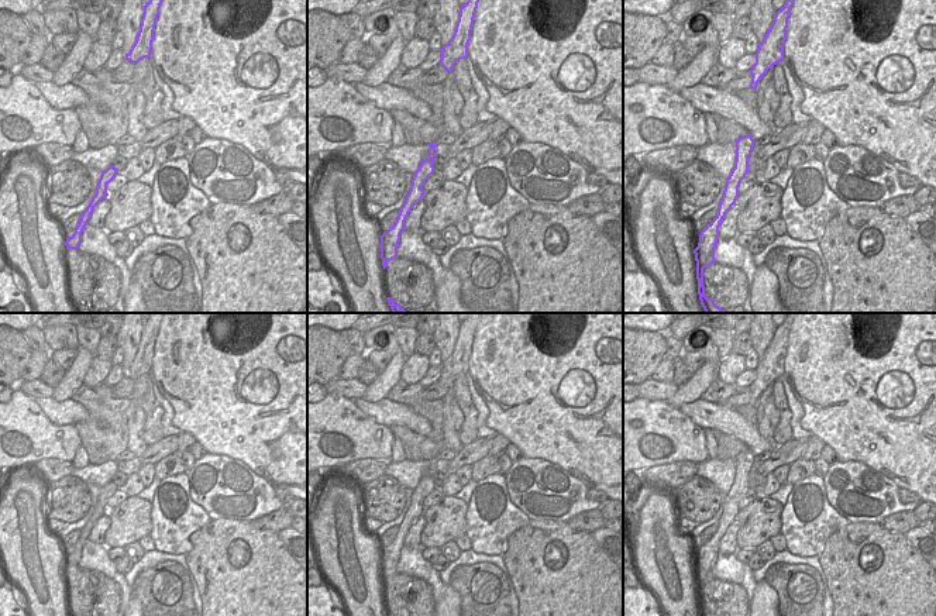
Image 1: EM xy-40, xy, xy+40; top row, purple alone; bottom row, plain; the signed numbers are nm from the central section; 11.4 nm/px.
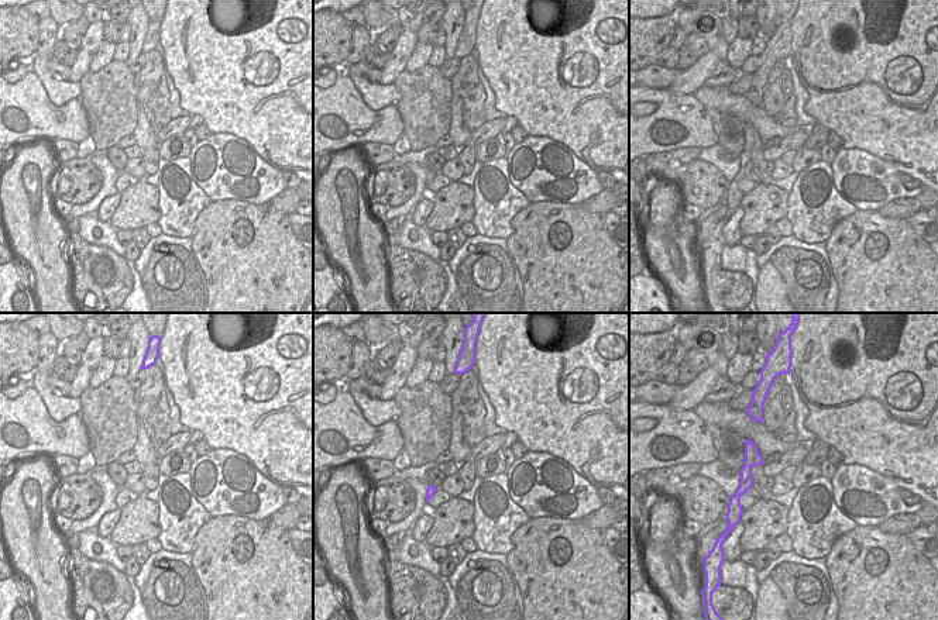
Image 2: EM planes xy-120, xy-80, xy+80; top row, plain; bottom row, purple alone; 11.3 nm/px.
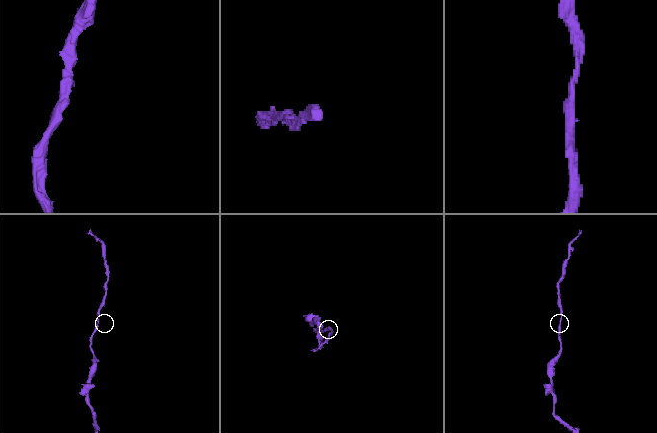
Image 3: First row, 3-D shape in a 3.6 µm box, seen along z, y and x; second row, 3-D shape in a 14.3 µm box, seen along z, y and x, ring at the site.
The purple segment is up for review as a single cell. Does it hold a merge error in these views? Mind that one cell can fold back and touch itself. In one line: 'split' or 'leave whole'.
leave whole

